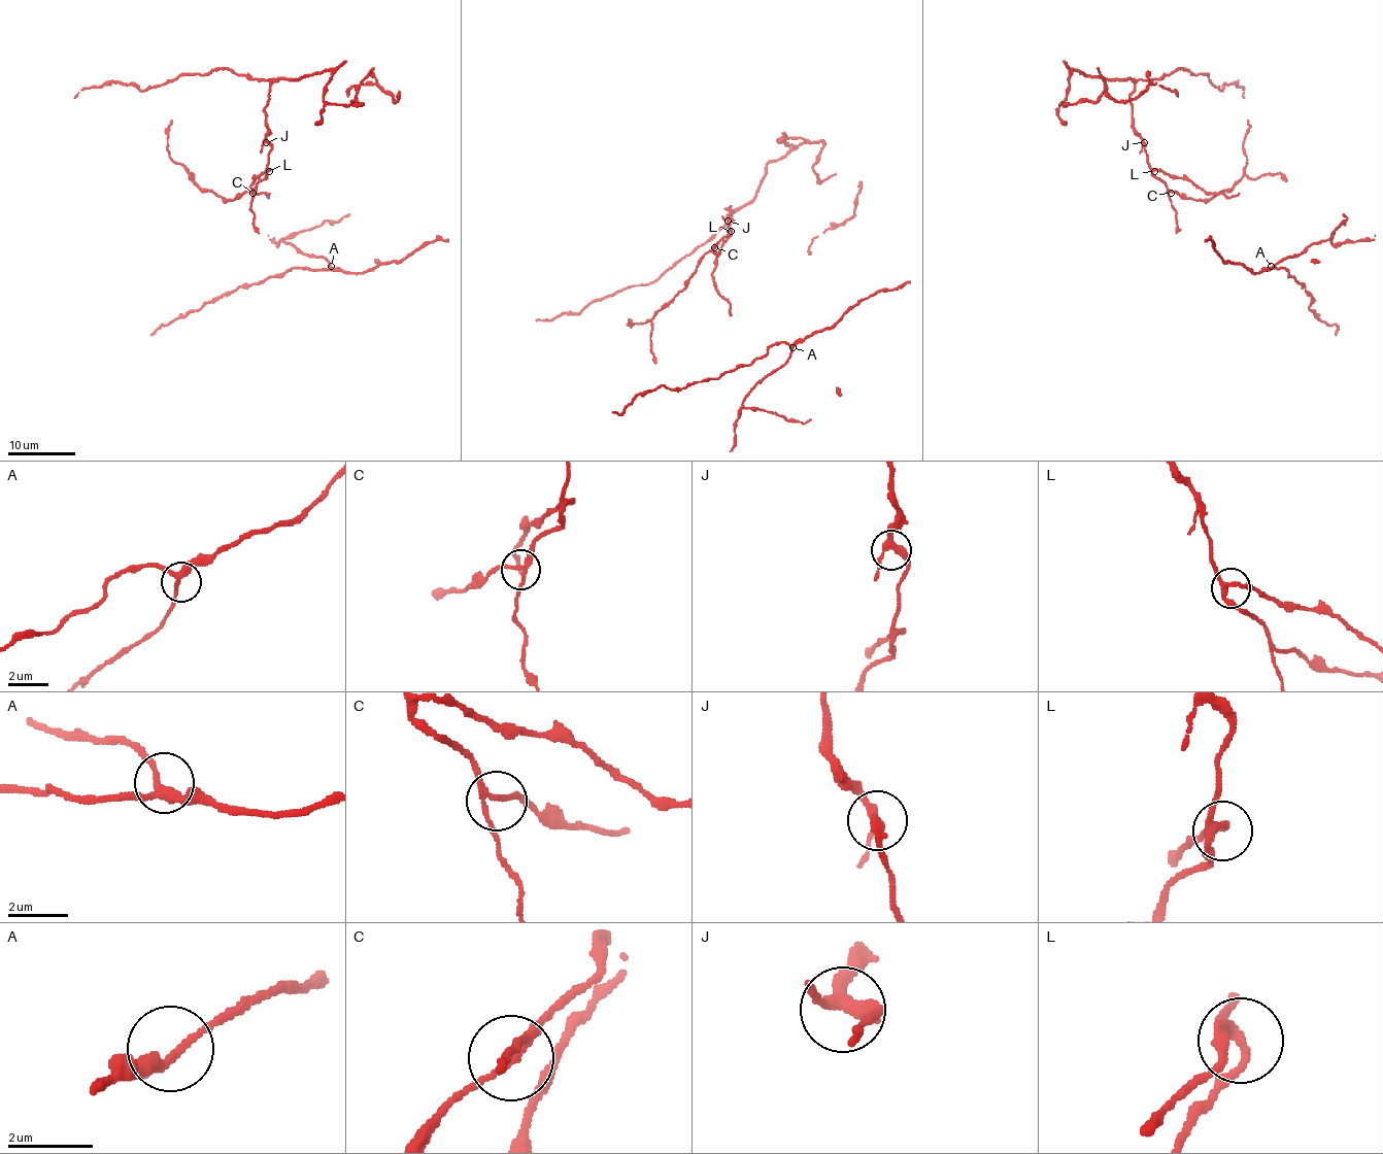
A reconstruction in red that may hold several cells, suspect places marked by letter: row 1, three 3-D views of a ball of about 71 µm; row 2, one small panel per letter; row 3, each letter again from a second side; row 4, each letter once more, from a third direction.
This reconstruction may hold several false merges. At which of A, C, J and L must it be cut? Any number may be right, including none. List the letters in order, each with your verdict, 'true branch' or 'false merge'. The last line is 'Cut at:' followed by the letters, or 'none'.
A: true branch
C: true branch
J: true branch
L: true branch
Cut at: none

